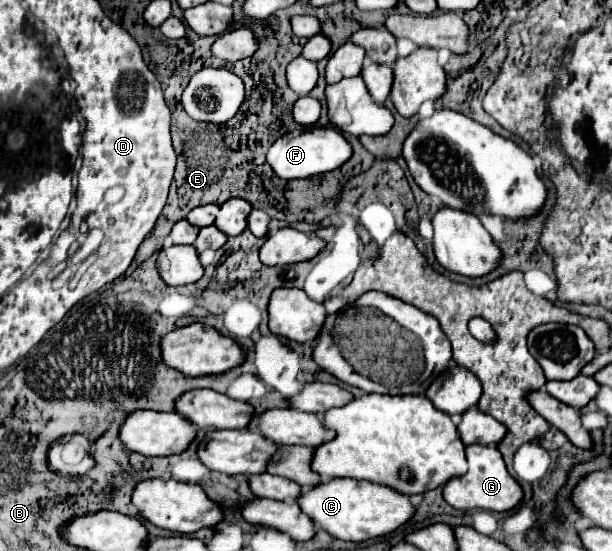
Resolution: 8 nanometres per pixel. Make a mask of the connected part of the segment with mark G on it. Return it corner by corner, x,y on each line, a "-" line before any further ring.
470,445
466,449
468,457
468,473
462,477
454,477
444,485
444,499
458,511
474,511
474,509
484,509
484,511
510,511
516,505
520,505
524,491
518,485
518,481
508,473
504,459
500,451
490,445

